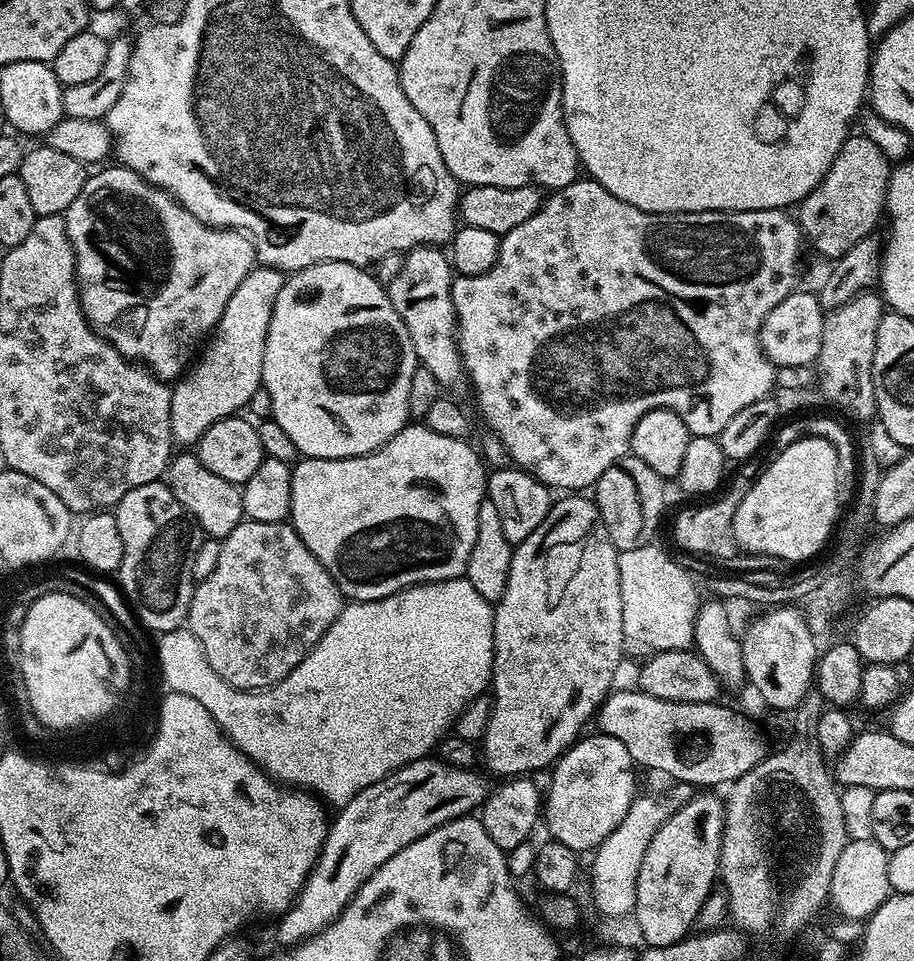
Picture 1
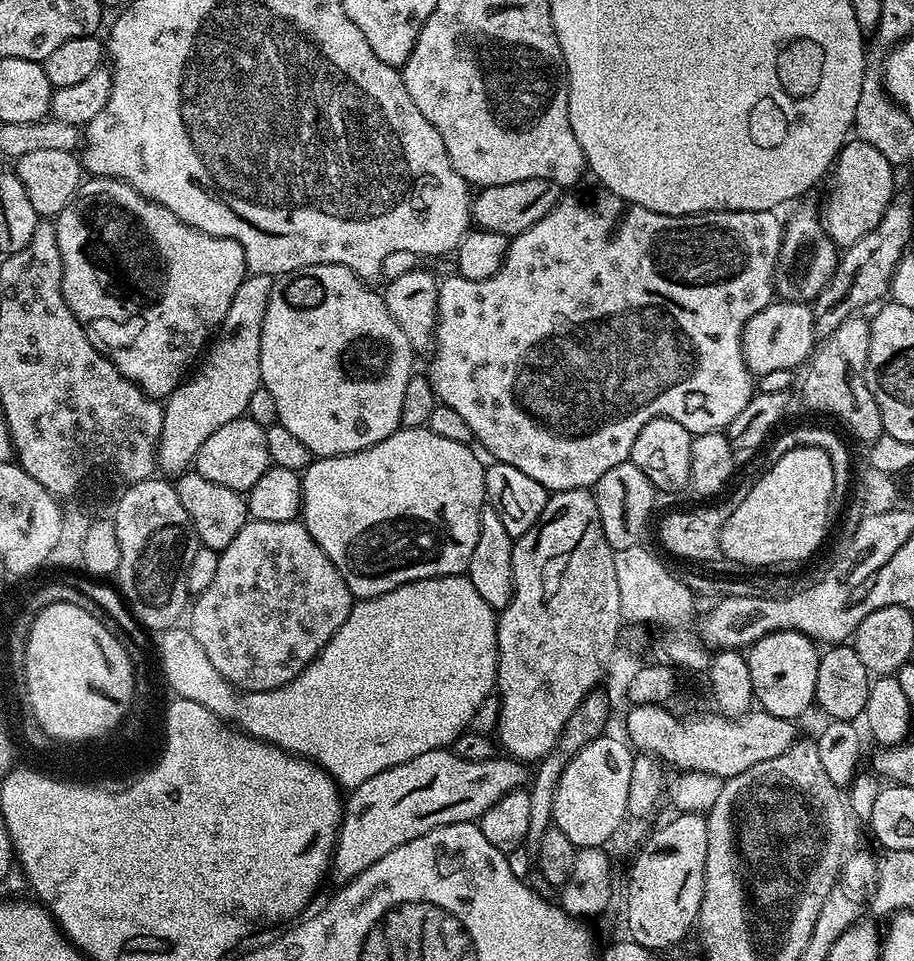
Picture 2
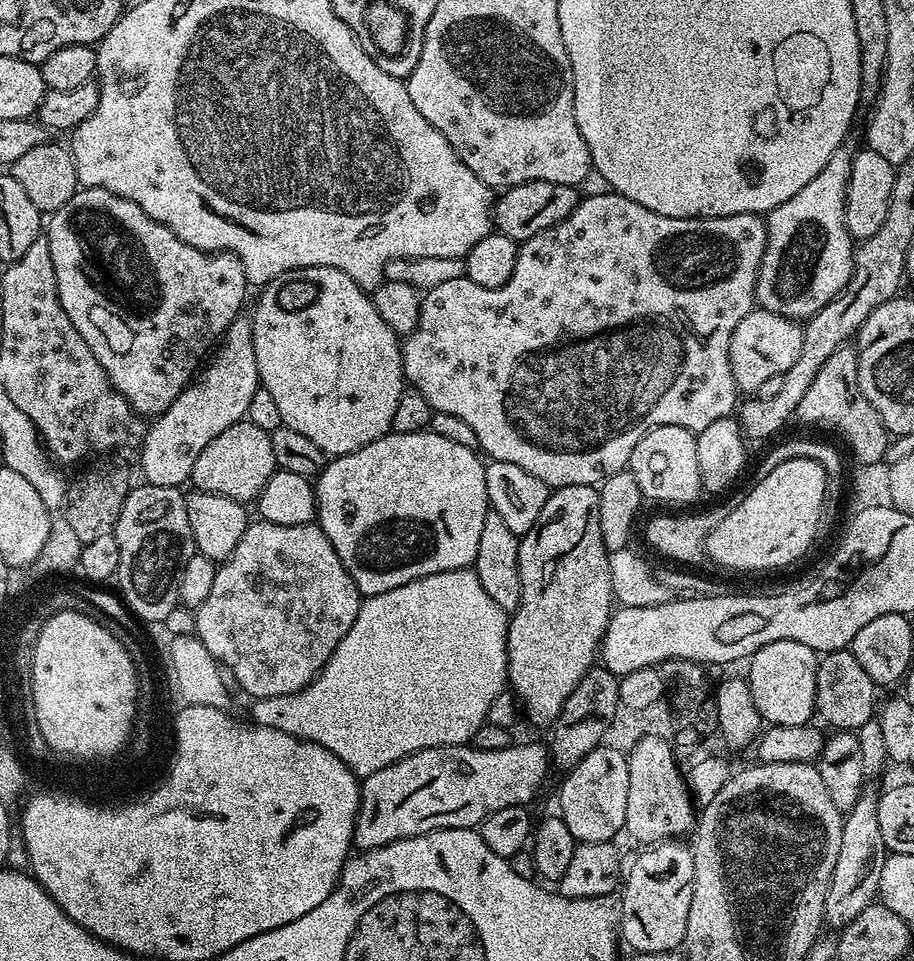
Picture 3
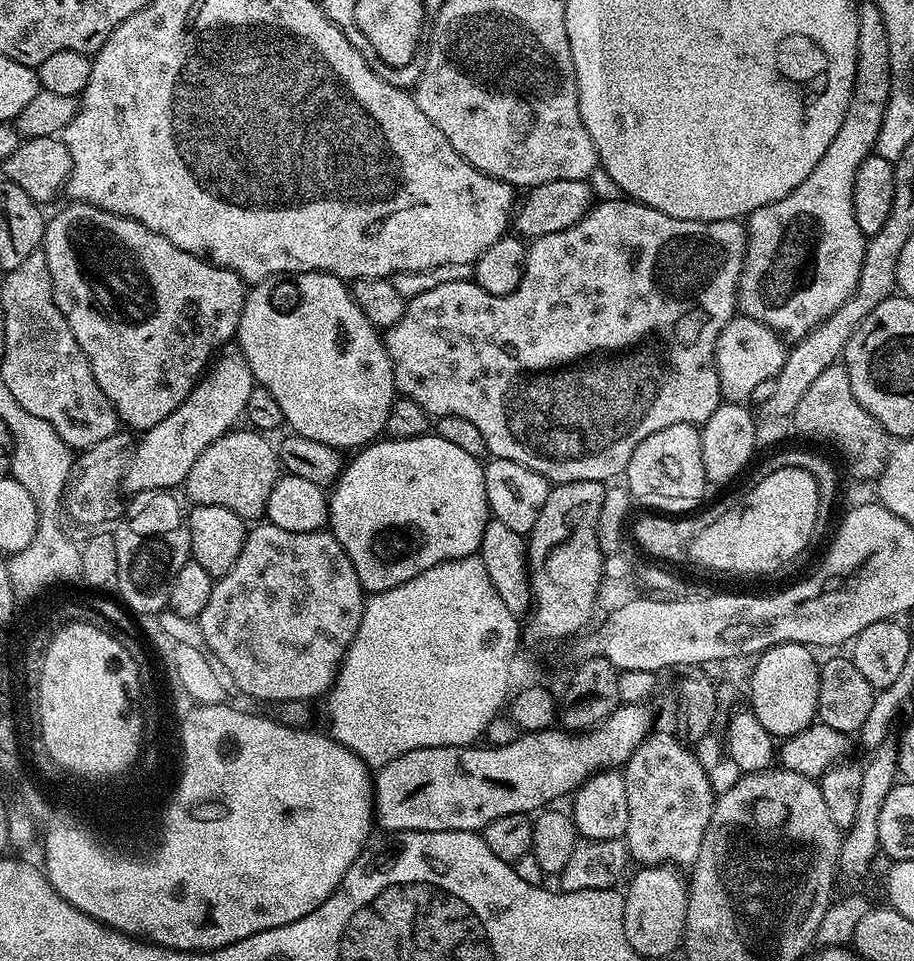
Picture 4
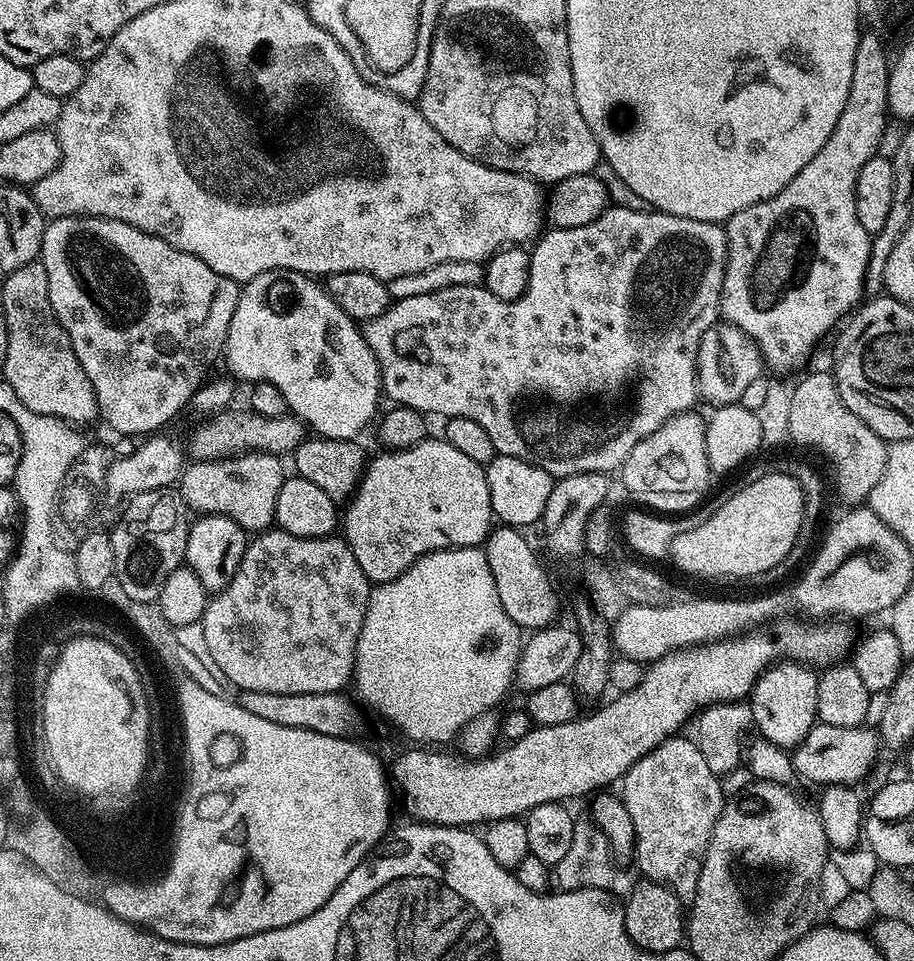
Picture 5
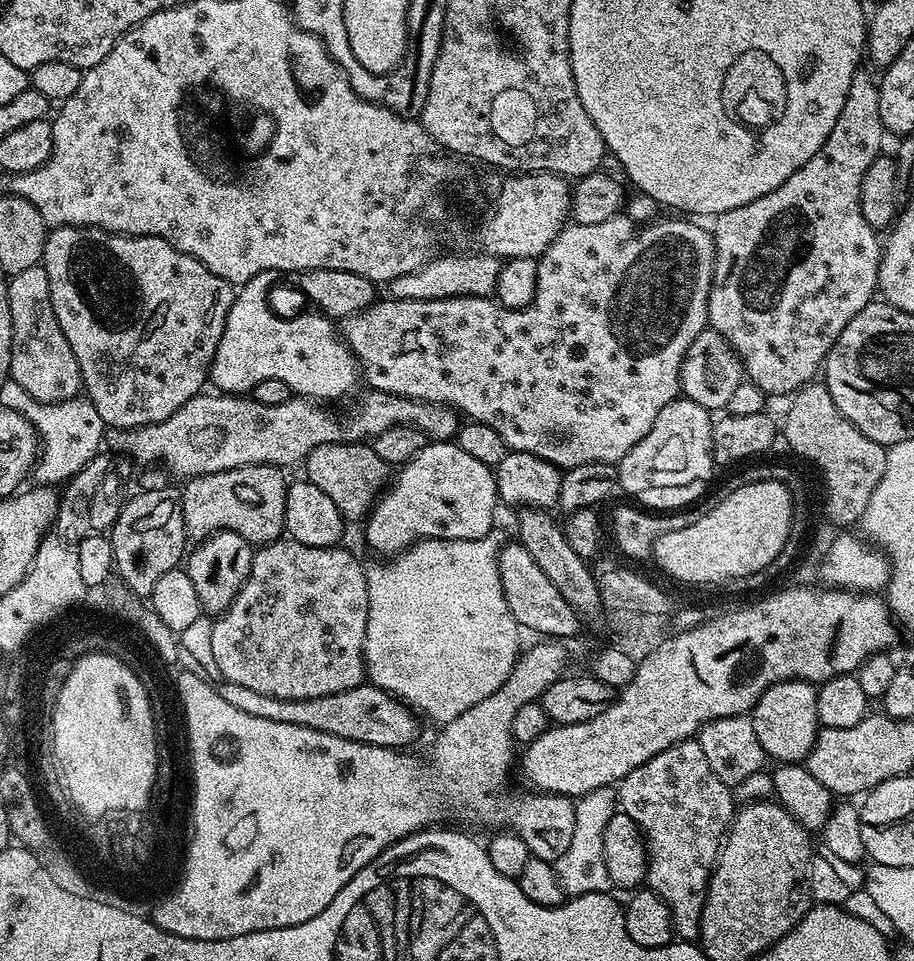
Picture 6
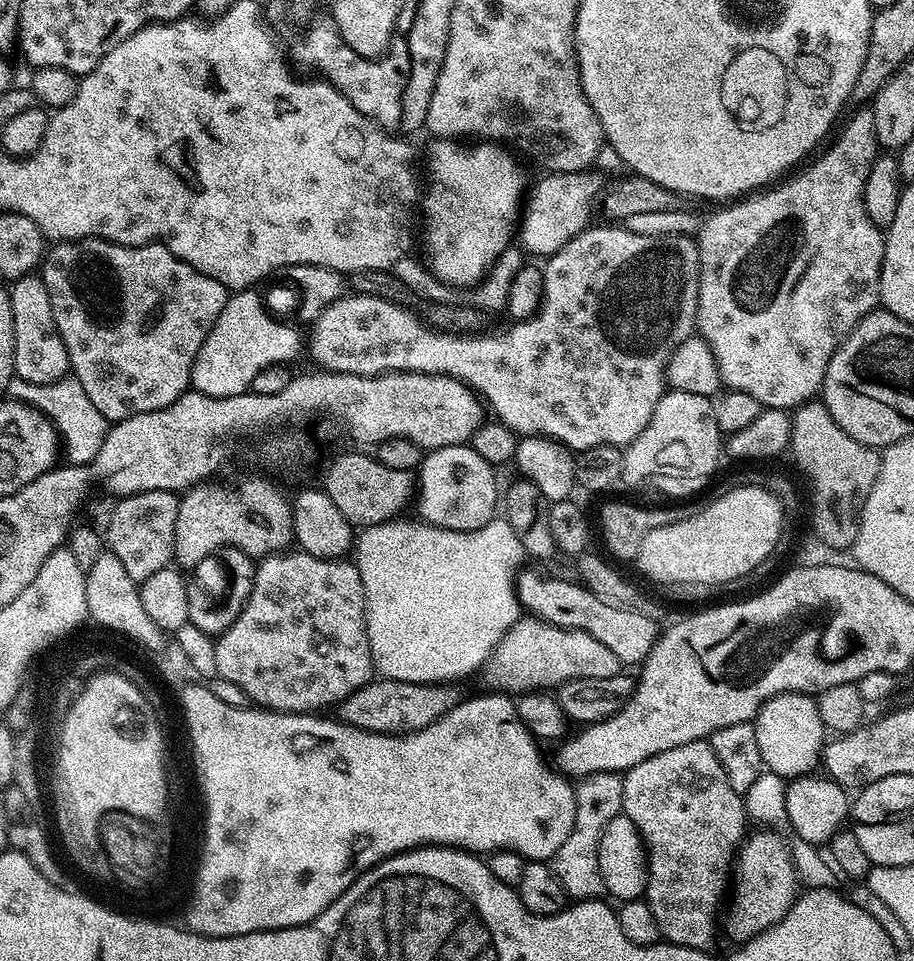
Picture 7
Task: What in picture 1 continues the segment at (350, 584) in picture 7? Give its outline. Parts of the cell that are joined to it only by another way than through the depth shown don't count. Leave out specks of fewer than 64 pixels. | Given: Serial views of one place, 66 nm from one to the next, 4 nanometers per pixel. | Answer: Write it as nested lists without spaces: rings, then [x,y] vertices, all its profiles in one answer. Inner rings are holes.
[[[245,518],[220,541],[218,566],[197,583],[190,598],[186,628],[198,638],[206,662],[210,662],[218,678],[244,692],[258,692],[282,682],[282,678],[286,678],[286,674],[290,674],[290,670],[314,650],[345,603],[344,593],[334,578],[330,578],[326,566],[310,554],[306,542],[302,542],[291,523],[254,522]]]

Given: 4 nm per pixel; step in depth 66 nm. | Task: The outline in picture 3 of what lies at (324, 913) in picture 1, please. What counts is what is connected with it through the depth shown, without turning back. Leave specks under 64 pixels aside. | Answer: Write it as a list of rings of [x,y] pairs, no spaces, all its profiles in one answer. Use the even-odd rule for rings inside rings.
[[[514,742],[506,750],[478,750],[468,744],[434,746],[418,750],[374,774],[363,777],[360,785],[360,809],[356,815],[354,844],[357,849],[367,850],[393,844],[411,836],[437,832],[443,828],[475,829],[494,810],[506,806],[531,805],[536,791],[544,784],[550,771],[549,749],[543,744]]]

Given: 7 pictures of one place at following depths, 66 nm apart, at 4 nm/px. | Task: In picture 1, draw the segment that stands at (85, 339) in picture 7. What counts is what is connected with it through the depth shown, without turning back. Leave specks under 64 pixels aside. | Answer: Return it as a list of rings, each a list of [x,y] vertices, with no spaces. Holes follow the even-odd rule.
[[[123,166],[115,167],[101,167],[96,170],[101,172],[96,172],[93,176],[91,173],[84,181],[82,194],[78,194],[78,198],[74,198],[74,202],[70,202],[70,206],[62,214],[66,234],[70,238],[70,246],[74,250],[76,259],[76,283],[80,289],[80,309],[88,319],[88,325],[103,340],[112,344],[114,350],[122,353],[127,360],[143,364],[159,380],[172,382],[183,376],[189,365],[193,363],[202,341],[215,329],[217,322],[222,318],[222,310],[226,310],[226,302],[230,302],[230,297],[234,294],[234,290],[238,290],[242,278],[246,278],[246,274],[250,274],[252,269],[257,267],[256,251],[251,240],[243,232],[235,232],[233,228],[211,228],[206,222],[194,218],[194,214],[190,214],[190,210],[183,208],[169,192],[164,192],[158,186],[146,182],[134,170]]]

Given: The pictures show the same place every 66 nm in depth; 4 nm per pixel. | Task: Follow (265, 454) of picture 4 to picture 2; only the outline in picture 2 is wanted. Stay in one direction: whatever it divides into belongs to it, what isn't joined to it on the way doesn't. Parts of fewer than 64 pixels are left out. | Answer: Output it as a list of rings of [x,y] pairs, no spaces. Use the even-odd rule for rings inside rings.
[[[247,415],[240,416],[234,422],[226,422],[226,426],[214,430],[214,434],[202,442],[202,450],[198,450],[194,461],[194,471],[210,482],[218,482],[218,486],[230,486],[230,490],[247,493],[272,464],[266,450],[264,430],[258,422],[249,420]]]

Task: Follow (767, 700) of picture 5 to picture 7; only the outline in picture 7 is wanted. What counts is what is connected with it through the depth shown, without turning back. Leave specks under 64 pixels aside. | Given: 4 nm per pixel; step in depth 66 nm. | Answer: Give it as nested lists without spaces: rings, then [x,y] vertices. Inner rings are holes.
[[[778,692],[774,698],[770,698],[760,708],[754,721],[758,748],[761,750],[761,762],[763,767],[783,778],[795,778],[807,776],[813,771],[812,768],[821,763],[824,746],[826,743],[826,729],[822,718],[818,714],[816,700],[811,695],[803,692]]]

